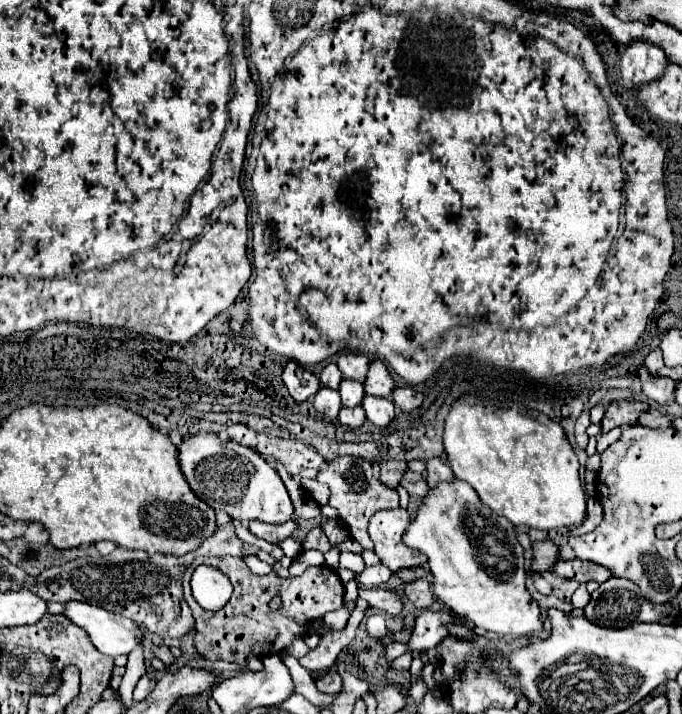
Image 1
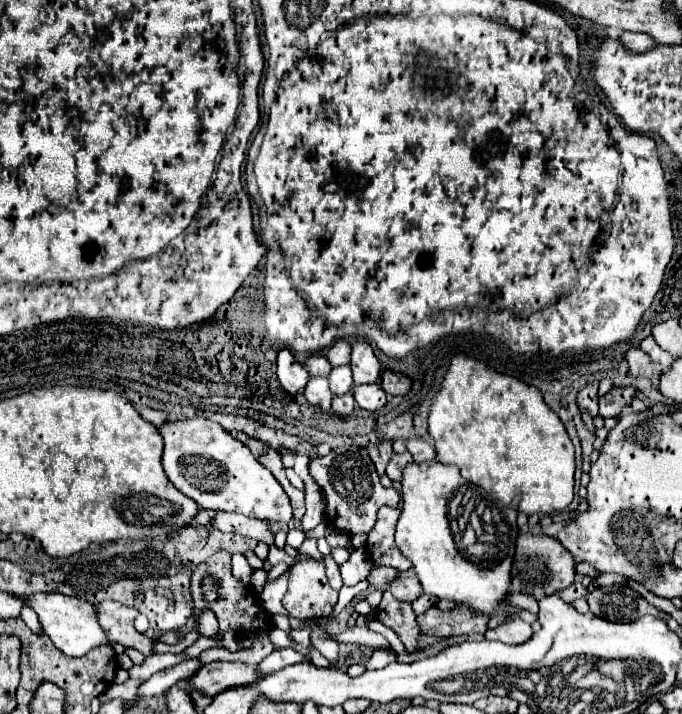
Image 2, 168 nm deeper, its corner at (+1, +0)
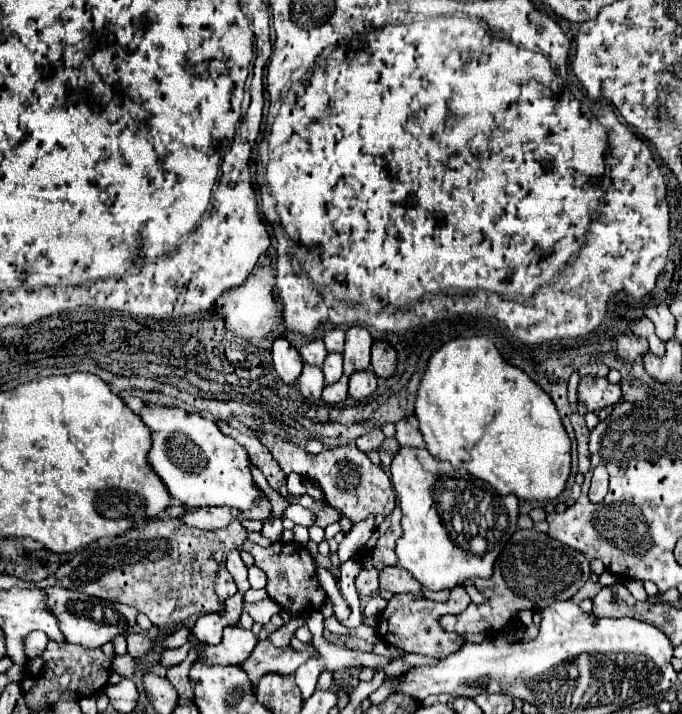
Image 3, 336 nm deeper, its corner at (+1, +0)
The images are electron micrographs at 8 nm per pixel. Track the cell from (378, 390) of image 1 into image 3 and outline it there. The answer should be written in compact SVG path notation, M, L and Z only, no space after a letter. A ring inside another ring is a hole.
M359 325L347 329L345 351L343 351L343 367L347 377L357 371L367 371L371 367L371 345L373 339L367 329Z

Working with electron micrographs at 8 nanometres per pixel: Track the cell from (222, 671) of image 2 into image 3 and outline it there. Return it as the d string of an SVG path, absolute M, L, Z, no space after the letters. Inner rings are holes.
M269 639L257 643L253 653L239 663L239 669L243 669L251 681L253 687L257 687L259 679L269 673L289 675L297 667L301 667L309 659L309 653L305 651L293 651L293 649L277 649L271 645Z

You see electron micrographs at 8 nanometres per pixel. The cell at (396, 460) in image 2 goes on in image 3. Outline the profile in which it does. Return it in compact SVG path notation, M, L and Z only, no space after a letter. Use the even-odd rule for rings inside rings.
M394 437L385 438L385 441L383 441L378 450L382 464L389 467L399 449L400 445Z

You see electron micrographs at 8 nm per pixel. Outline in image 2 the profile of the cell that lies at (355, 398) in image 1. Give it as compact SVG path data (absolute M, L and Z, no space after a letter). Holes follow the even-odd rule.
M333 367L331 375L329 375L329 383L331 383L331 393L333 395L343 395L347 391L351 391L353 387L353 379L351 379L351 367Z

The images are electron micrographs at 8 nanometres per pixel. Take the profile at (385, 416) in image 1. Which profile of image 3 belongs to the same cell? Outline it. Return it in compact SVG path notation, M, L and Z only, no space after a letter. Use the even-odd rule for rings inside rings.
M359 371L349 377L349 395L357 401L371 397L377 389L377 377L373 371Z

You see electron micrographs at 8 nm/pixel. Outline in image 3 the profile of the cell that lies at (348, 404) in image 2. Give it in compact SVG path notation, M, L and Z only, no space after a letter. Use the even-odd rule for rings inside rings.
M343 375L337 383L333 383L333 385L327 385L325 389L323 389L323 401L327 403L327 405L343 405L345 401L347 401L347 397L349 397L349 393L347 393L347 377Z

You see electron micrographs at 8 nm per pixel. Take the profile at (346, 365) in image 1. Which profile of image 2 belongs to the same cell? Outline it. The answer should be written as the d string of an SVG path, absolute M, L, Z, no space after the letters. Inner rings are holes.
M337 339L327 351L327 359L331 361L331 365L349 365L349 357L351 357L351 345L345 339Z

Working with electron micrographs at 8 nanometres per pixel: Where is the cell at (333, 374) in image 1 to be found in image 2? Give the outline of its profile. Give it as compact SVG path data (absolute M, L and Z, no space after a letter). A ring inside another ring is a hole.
M311 355L311 357L305 361L305 365L307 365L309 375L327 377L329 371L331 371L331 363L329 363L327 357L323 357L323 355Z

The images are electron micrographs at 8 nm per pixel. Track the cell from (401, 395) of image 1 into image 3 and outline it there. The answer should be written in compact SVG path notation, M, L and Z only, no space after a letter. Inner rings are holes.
M375 341L373 343L373 353L371 353L371 367L373 373L381 379L389 379L397 373L397 353L393 347L385 341Z

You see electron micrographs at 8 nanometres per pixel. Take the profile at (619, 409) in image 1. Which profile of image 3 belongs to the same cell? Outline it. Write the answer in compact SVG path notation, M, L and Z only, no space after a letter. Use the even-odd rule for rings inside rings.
M587 377L579 383L579 413L585 415L587 411L599 411L611 407L623 399L621 387L611 385L605 377Z

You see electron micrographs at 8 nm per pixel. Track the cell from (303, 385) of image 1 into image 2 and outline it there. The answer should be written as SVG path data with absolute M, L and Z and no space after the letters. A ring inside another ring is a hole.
M281 349L277 353L277 377L281 381L281 387L291 395L301 391L309 381L307 369L291 355L289 349Z

